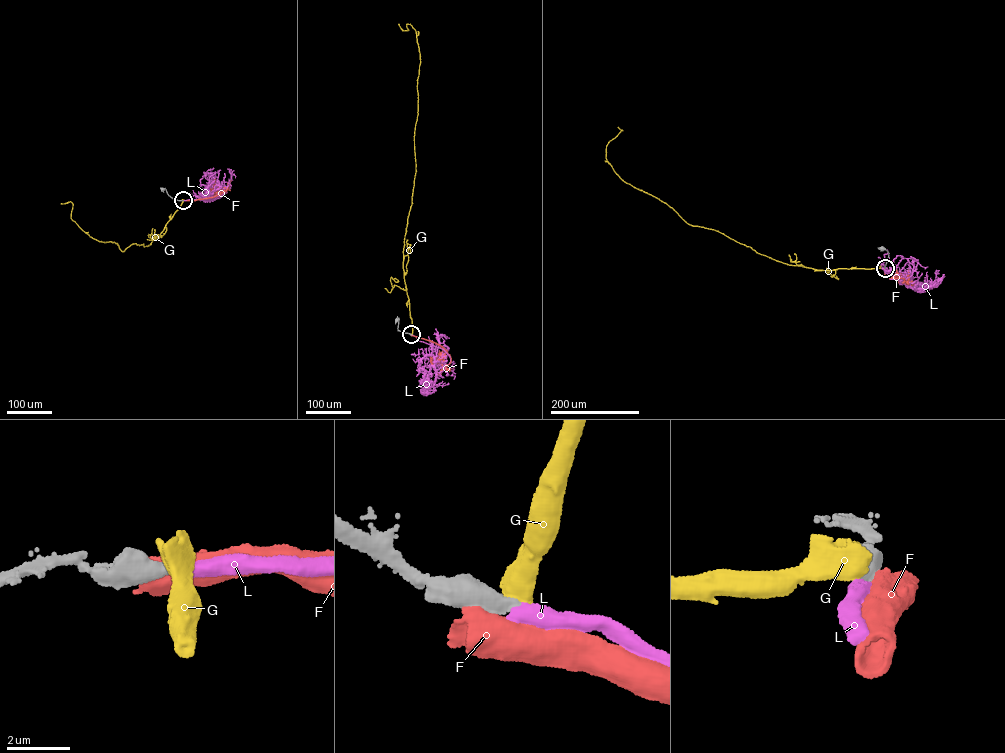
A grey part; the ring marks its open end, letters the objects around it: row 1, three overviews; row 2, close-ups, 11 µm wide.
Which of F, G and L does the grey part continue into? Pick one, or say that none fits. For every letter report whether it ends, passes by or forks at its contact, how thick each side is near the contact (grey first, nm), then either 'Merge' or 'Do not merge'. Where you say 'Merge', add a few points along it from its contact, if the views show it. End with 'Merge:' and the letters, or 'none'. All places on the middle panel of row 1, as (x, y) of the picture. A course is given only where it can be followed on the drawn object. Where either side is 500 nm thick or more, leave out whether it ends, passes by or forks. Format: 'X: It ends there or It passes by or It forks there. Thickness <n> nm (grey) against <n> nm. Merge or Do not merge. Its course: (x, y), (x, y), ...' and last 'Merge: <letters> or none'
F: Thickness 800 nm (grey) against 750 nm. Do not merge
G: Thickness 480 nm (grey) against 550 nm. Do not merge
L: Thickness 440 nm (grey) against 500 nm. Merge. Its course: (412, 335), (449, 355), (448, 364), (437, 362), (426, 367), (424, 354), (430, 355), (443, 345), (442, 358)
Merge: L

